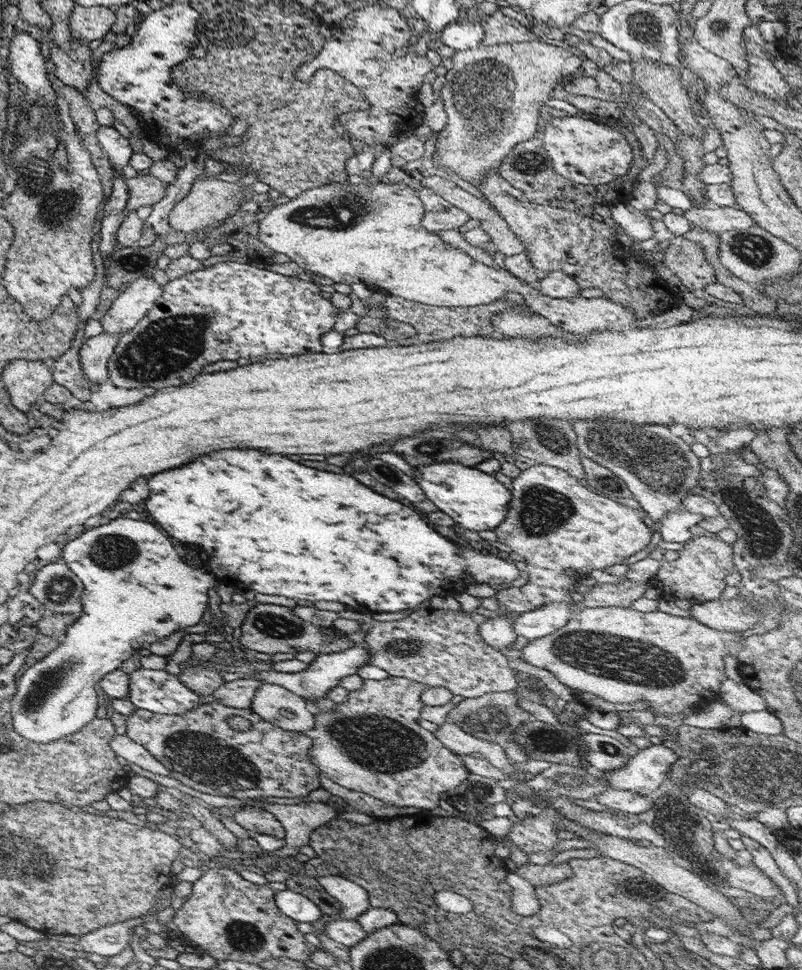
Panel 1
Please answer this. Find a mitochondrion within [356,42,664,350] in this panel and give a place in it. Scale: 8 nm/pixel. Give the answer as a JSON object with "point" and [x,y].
{"point":[482,93]}

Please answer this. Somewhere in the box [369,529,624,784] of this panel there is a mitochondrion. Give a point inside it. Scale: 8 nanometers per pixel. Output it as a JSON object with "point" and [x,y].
{"point":[488,721]}

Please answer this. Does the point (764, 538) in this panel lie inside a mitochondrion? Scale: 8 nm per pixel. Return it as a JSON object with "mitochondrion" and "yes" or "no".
{"mitochondrion":"yes"}

